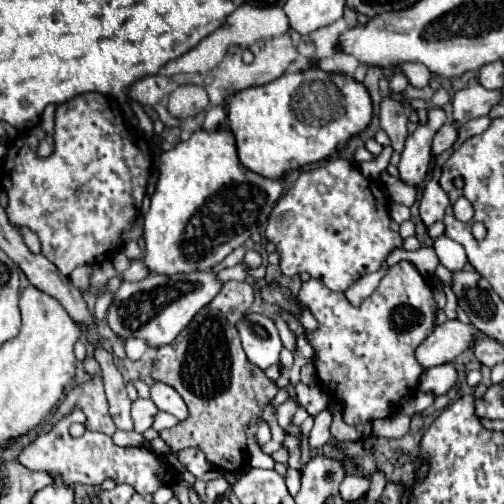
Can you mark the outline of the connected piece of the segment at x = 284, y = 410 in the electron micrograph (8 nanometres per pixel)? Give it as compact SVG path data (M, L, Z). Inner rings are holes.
M289 398L287 402L283 402L279 408L277 408L277 420L279 420L279 426L285 430L291 420L293 420L293 414L297 412L297 402L293 398Z

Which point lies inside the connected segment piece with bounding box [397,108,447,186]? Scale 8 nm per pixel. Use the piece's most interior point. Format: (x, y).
(415, 162)

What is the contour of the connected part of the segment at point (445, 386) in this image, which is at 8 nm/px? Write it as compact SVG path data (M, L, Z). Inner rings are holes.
M443 364L443 366L435 366L429 368L421 374L419 380L419 390L423 392L433 392L433 394L447 394L449 388L455 384L457 380L457 372L451 364Z

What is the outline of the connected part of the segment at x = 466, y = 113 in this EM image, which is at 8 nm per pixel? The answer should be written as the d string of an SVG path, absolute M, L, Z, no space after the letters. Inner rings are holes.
M473 76L465 88L457 90L453 96L453 120L457 124L465 124L471 118L487 116L495 104L503 98L501 90L485 90L479 84L479 78Z

